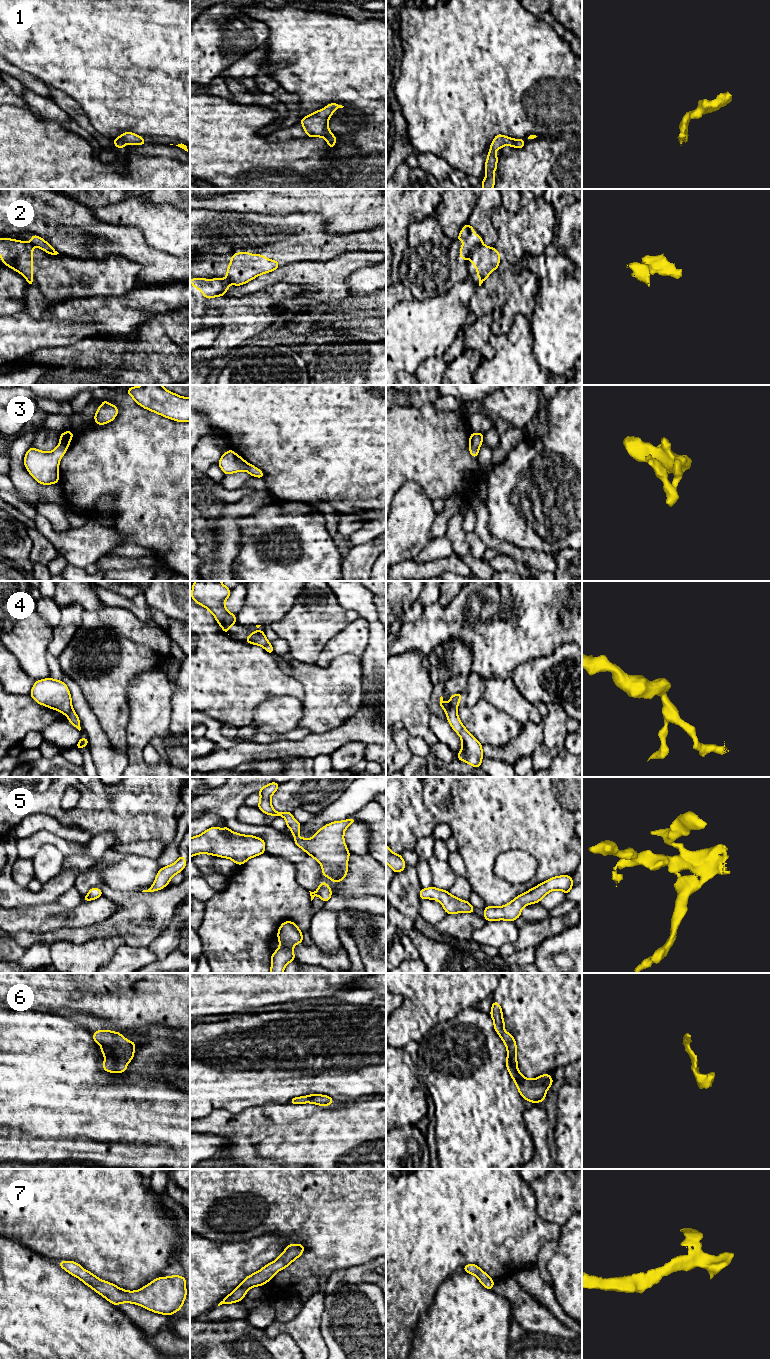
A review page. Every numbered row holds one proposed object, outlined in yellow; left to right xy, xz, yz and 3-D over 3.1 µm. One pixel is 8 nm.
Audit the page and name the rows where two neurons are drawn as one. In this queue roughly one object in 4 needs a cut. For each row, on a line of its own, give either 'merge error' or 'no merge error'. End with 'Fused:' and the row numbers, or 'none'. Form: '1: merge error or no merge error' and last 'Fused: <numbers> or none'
1: no merge error
2: merge error
3: no merge error
4: merge error
5: no merge error
6: no merge error
7: no merge error
Fused: 2, 4

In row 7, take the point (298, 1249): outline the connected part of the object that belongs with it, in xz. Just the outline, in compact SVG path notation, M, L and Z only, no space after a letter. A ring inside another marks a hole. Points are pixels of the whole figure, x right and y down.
M289 1244L276 1260L265 1265L258 1272L255 1272L243 1279L241 1284L235 1288L227 1297L225 1297L218 1304L218 1306L222 1304L241 1302L249 1289L255 1286L263 1286L265 1283L269 1282L277 1272L285 1269L295 1259L300 1257L303 1254L303 1251L303 1244Z

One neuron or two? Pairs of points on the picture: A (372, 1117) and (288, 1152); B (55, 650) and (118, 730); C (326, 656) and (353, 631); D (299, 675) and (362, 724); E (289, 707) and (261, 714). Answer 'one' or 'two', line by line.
A: one
B: two
C: one
D: two
E: one

